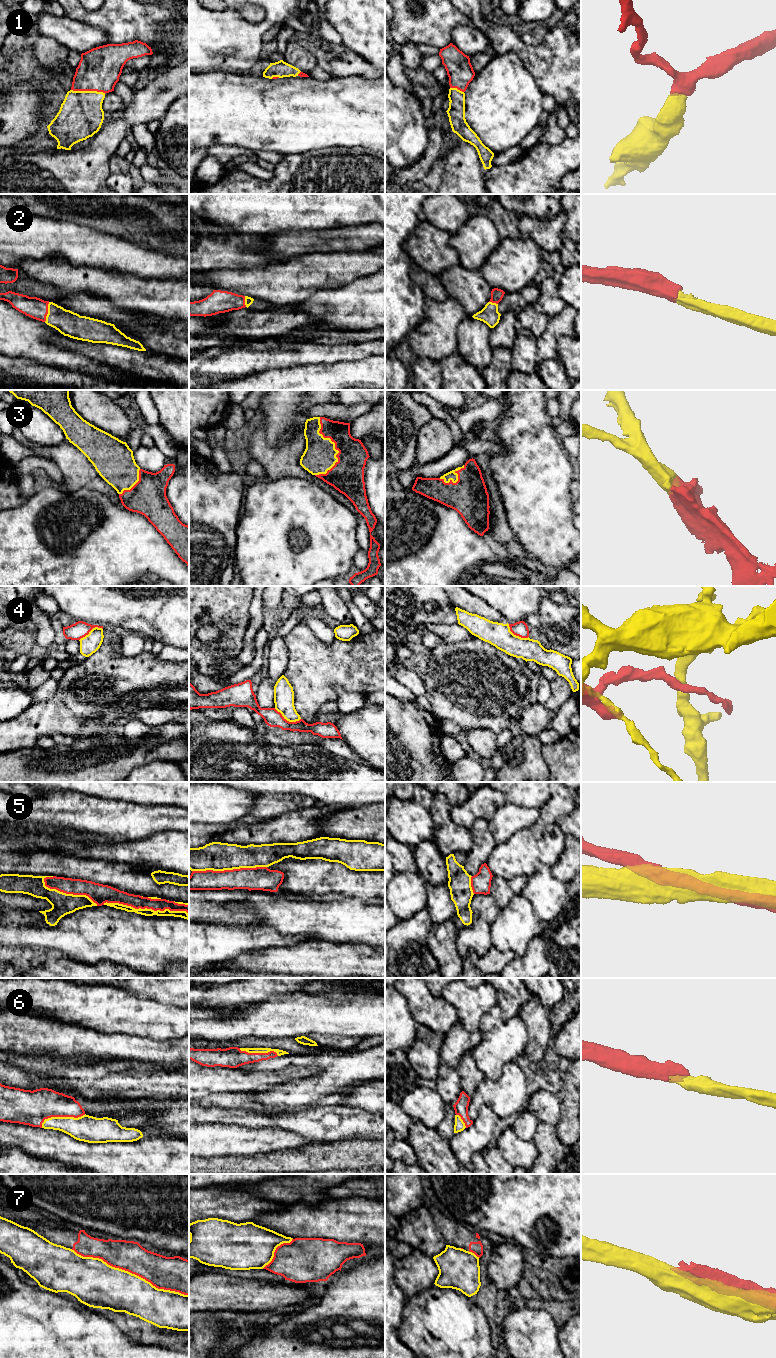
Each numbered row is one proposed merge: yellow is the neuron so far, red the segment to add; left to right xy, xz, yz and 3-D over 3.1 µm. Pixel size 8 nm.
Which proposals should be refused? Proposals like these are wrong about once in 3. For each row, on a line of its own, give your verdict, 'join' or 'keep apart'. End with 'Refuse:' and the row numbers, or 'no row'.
1: join
2: join
3: join
4: keep apart
5: keep apart
6: join
7: keep apart
Refuse: 4, 5, 7

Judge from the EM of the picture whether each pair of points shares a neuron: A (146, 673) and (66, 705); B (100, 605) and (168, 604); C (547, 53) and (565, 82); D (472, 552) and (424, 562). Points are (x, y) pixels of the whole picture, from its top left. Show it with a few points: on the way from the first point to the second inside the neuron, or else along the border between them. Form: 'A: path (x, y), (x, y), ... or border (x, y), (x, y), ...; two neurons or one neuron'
A: path (126, 676), (104, 676), (86, 692); one neuron
B: path (117, 604), (151, 604); one neuron
C: path (554, 60), (565, 71), (565, 75); one neuron
D: path (460, 562), (436, 562); one neuron

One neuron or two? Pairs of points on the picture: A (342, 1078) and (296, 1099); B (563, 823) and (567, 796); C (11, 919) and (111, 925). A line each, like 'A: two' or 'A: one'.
A: one
B: two
C: one

